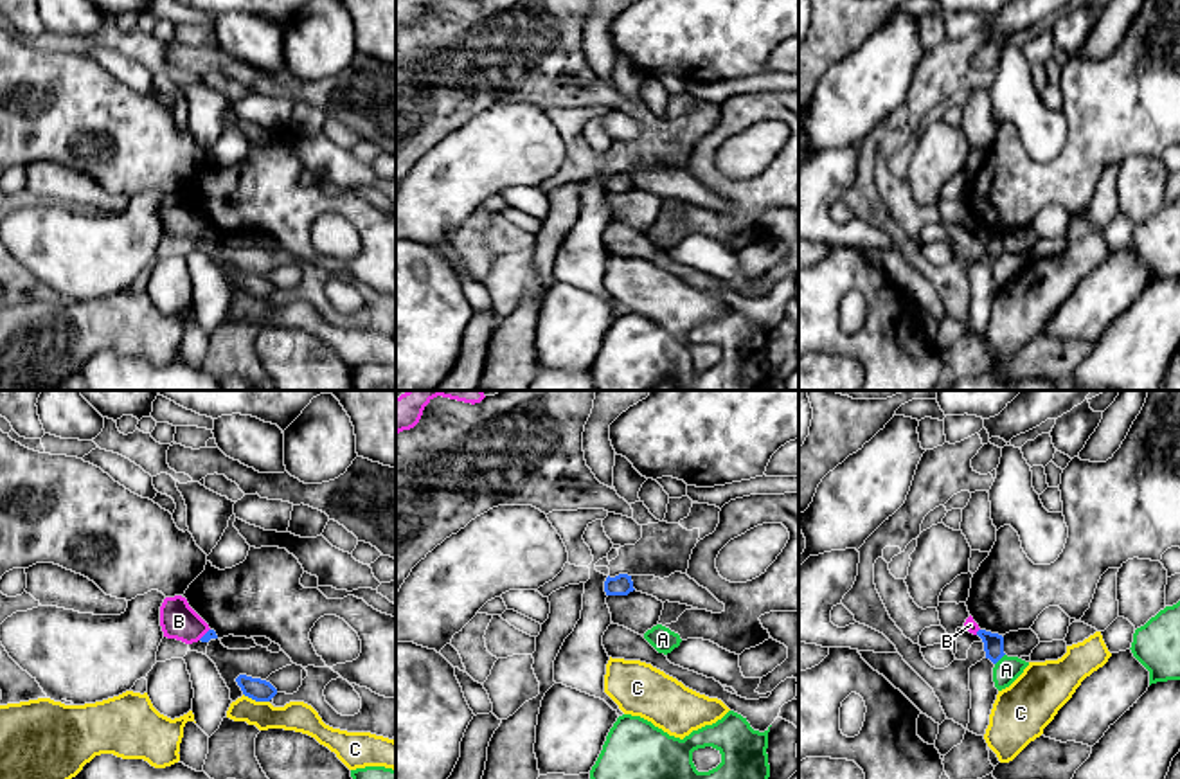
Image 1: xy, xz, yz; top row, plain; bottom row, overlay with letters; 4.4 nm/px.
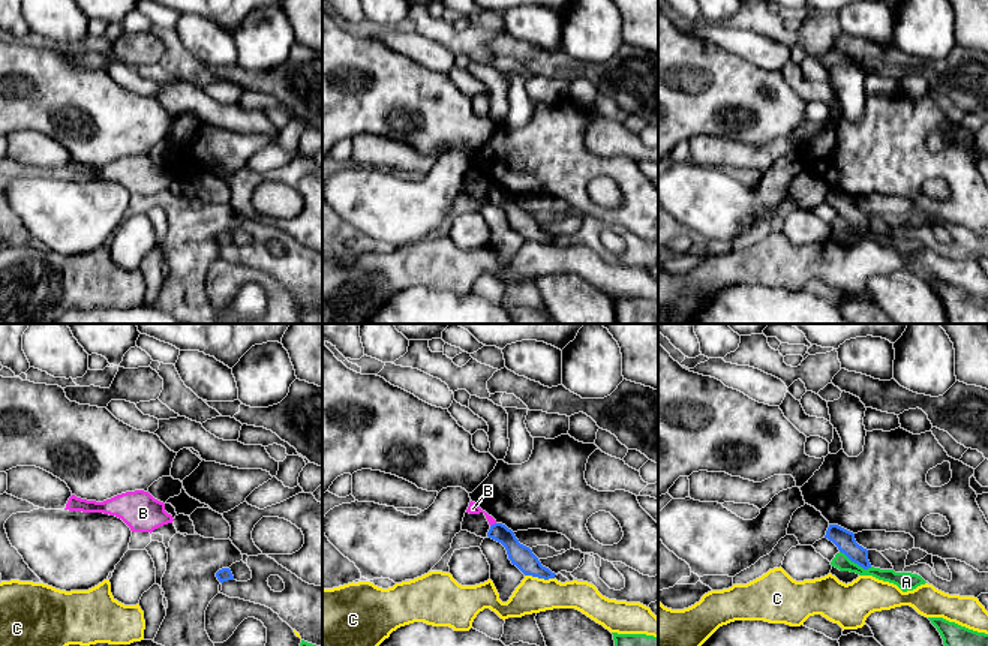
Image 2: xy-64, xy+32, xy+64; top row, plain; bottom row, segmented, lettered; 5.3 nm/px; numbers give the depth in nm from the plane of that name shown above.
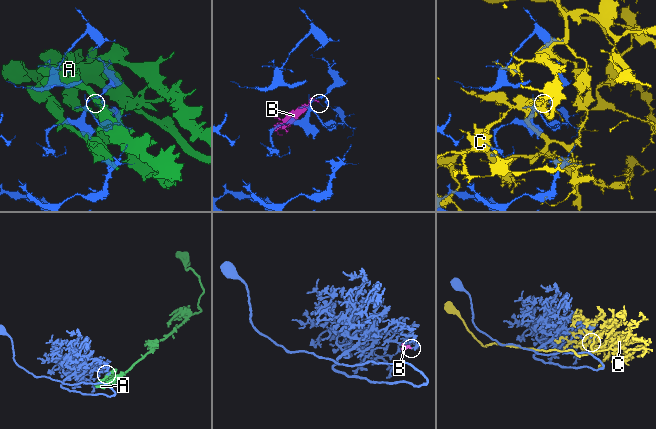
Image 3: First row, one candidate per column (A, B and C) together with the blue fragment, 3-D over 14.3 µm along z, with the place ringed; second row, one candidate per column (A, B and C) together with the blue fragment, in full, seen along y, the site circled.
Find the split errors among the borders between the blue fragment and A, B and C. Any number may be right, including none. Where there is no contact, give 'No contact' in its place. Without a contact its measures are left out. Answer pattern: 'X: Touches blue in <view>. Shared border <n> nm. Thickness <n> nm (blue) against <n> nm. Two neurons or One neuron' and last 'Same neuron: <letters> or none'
A: Touches blue in yz. Shared border 70 nm. Thickness 100 nm (blue) against 110 nm. Two neurons
B: Touches blue in xy. Shared border 80 nm. Thickness 50 nm (blue) against 160 nm. Two neurons
C: Touches blue in xy. Shared border 130 nm. Thickness 100 nm (blue) against 140 nm. Two neurons
Same neuron: none

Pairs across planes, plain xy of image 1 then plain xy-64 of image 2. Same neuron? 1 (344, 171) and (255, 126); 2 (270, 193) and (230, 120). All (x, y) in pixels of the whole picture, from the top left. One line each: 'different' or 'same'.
1: same
2: different

